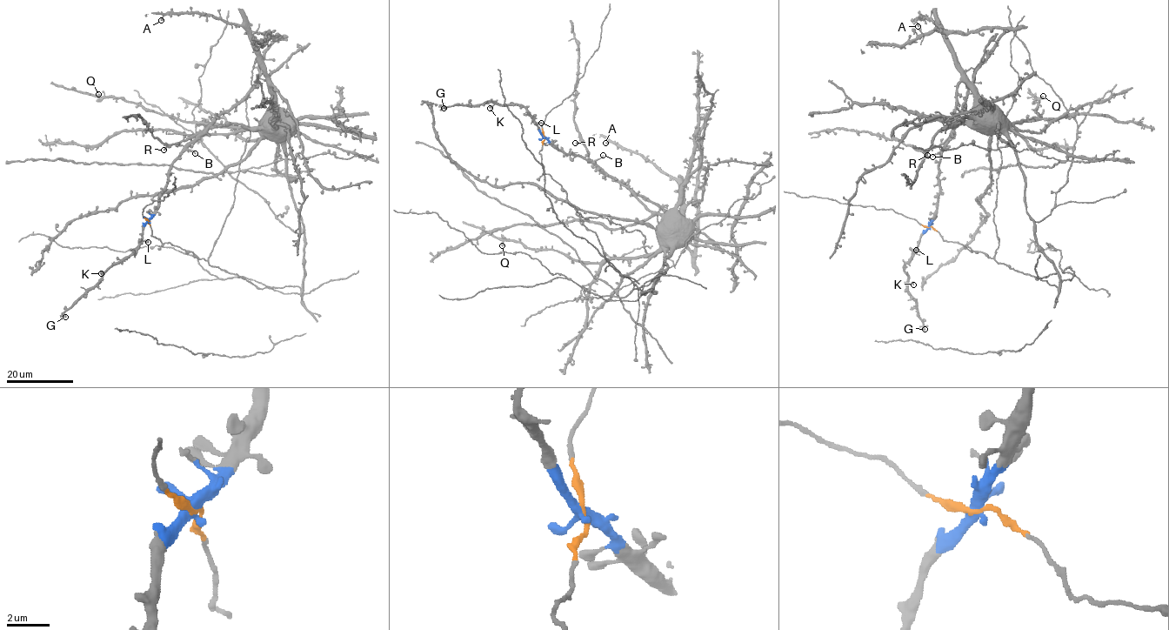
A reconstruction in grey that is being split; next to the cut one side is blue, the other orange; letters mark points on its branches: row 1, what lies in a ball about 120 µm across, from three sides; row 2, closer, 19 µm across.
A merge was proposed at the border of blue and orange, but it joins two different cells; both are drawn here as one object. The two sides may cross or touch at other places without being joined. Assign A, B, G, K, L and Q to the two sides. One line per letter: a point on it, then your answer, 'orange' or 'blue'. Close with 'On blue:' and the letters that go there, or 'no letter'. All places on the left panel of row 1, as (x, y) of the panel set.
A: at (161, 20); orange
B: at (195, 153); blue
G: at (65, 317); blue
K: at (101, 273); blue
L: at (148, 242); blue
Q: at (98, 94); orange
On blue: B, G, K, L

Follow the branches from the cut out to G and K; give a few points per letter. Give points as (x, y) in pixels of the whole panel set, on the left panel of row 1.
G: (149, 221), (143, 229), (138, 249), (122, 261), (115, 263), (63, 313), (65, 317)
K: (149, 221), (143, 229), (138, 249), (101, 274)

